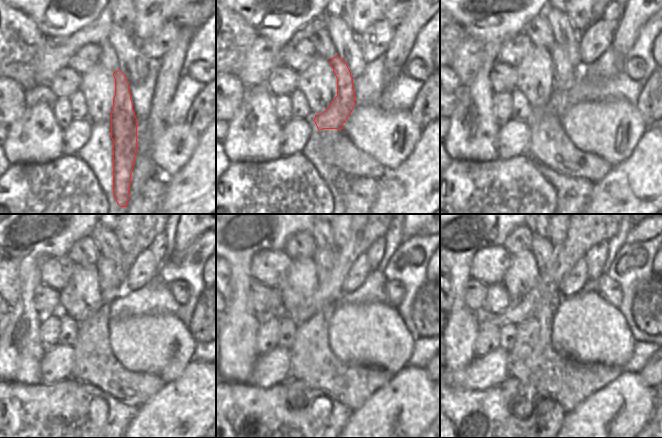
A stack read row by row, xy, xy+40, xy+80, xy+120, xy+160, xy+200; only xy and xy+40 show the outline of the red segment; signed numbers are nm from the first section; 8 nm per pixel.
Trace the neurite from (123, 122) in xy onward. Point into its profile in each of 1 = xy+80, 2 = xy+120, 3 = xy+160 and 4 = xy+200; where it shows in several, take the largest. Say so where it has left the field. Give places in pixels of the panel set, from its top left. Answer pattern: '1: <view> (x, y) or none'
1: xy+80 (565, 78)
2: xy+120 (110, 279)
3: xy+160 (322, 257)
4: xy+200 (542, 249)

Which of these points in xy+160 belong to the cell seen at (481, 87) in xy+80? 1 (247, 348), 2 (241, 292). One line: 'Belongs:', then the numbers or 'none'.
Belongs: 1, 2

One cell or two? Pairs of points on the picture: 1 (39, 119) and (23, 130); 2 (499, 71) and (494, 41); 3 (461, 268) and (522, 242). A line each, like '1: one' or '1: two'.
1: one
2: two
3: two

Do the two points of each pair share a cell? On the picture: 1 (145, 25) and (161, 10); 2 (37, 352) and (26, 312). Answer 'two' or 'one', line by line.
1: one
2: one

